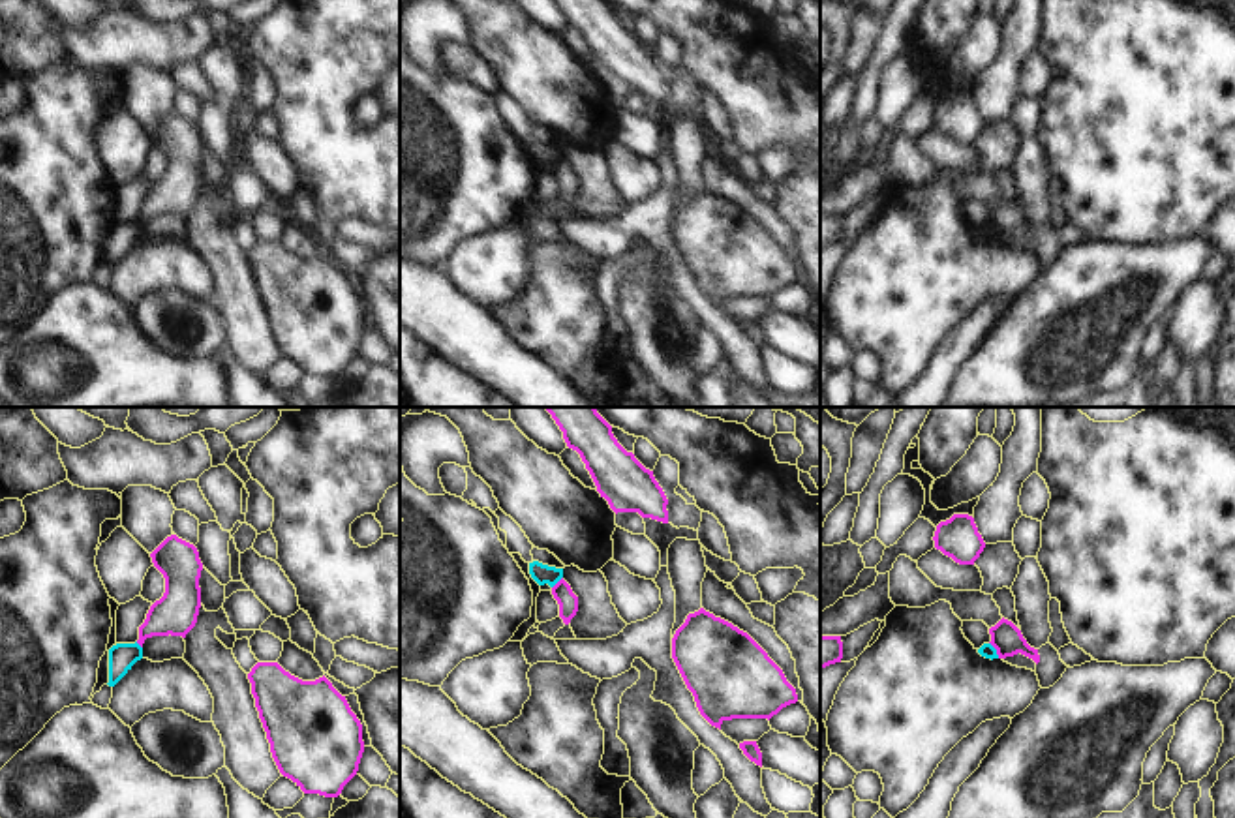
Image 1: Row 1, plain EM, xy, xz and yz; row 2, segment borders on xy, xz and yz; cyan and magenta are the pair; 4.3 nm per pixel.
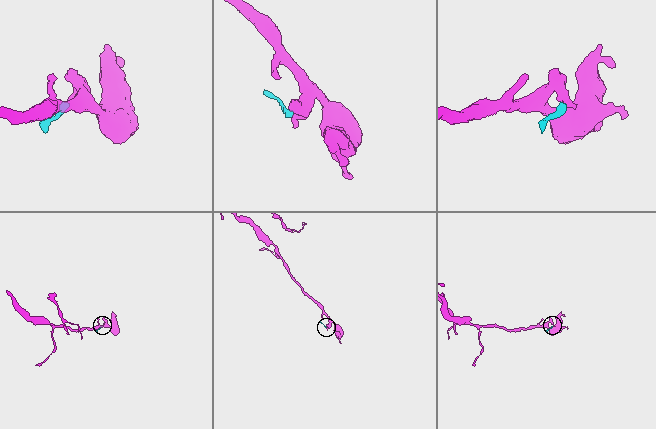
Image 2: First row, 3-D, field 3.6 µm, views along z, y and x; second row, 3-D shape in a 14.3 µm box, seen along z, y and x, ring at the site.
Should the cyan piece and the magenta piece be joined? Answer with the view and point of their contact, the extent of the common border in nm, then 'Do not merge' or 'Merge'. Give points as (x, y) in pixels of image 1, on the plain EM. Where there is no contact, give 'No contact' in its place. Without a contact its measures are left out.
Touches cyan at yz (995, 229). Shared border 80 nm. Do not merge

